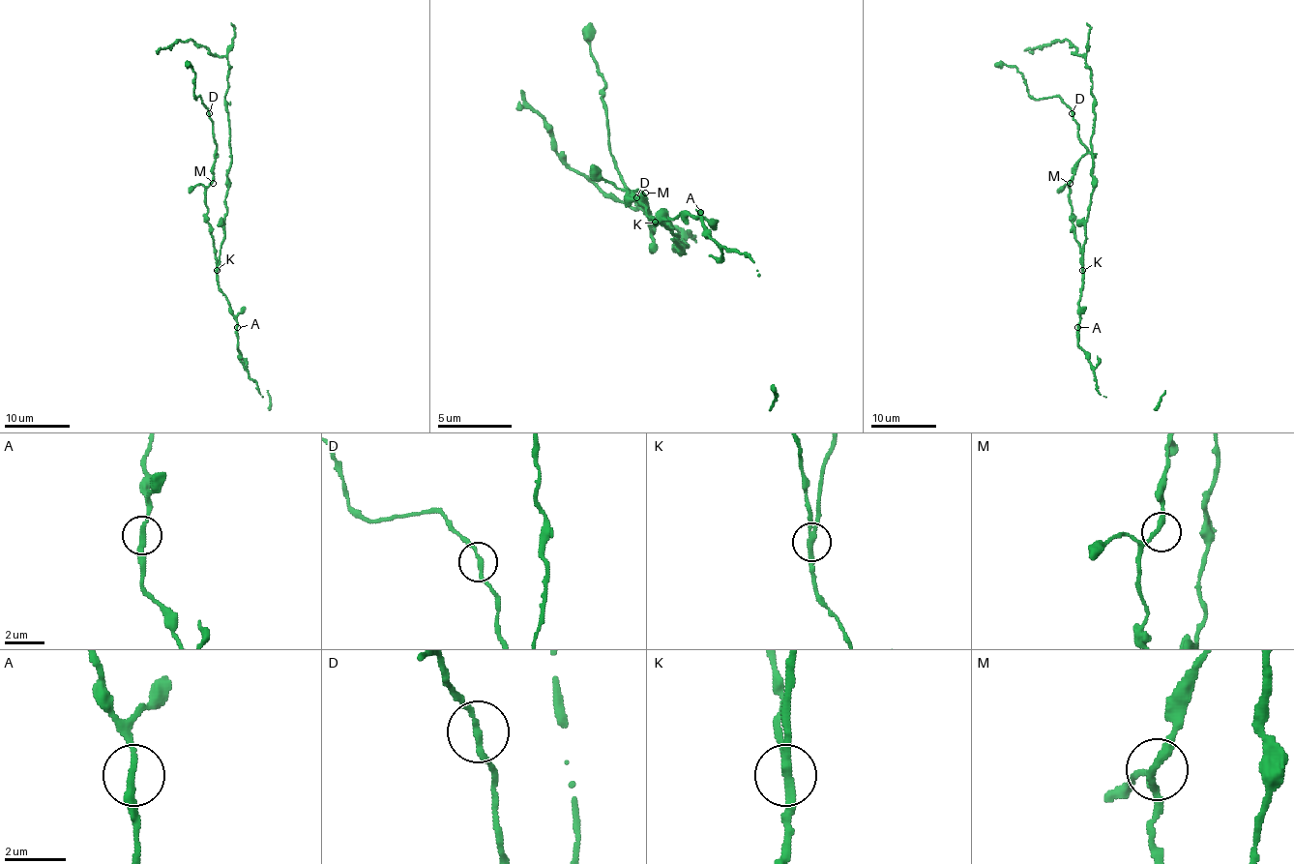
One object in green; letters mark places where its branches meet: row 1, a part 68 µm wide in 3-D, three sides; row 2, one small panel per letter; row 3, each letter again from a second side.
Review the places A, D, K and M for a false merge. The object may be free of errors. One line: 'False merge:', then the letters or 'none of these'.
False merge: K

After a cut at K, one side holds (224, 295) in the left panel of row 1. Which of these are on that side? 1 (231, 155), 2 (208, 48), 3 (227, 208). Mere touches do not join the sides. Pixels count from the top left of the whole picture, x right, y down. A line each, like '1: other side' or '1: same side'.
1: other side
2: other side
3: other side

